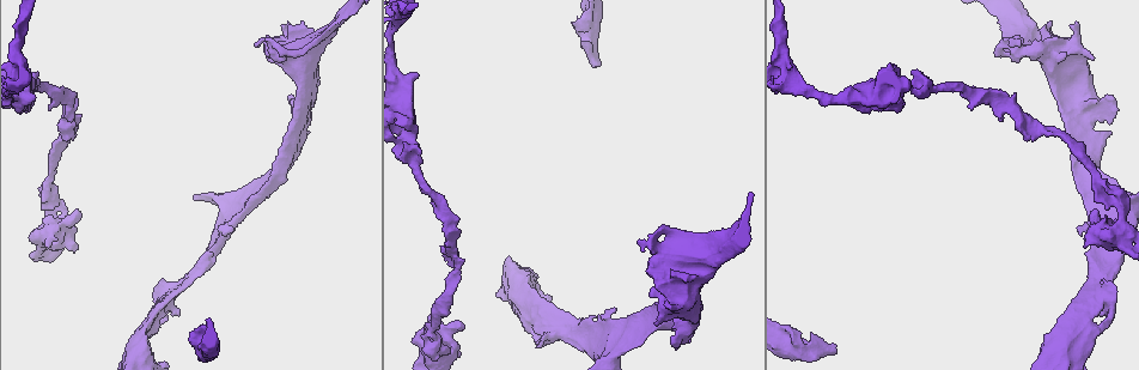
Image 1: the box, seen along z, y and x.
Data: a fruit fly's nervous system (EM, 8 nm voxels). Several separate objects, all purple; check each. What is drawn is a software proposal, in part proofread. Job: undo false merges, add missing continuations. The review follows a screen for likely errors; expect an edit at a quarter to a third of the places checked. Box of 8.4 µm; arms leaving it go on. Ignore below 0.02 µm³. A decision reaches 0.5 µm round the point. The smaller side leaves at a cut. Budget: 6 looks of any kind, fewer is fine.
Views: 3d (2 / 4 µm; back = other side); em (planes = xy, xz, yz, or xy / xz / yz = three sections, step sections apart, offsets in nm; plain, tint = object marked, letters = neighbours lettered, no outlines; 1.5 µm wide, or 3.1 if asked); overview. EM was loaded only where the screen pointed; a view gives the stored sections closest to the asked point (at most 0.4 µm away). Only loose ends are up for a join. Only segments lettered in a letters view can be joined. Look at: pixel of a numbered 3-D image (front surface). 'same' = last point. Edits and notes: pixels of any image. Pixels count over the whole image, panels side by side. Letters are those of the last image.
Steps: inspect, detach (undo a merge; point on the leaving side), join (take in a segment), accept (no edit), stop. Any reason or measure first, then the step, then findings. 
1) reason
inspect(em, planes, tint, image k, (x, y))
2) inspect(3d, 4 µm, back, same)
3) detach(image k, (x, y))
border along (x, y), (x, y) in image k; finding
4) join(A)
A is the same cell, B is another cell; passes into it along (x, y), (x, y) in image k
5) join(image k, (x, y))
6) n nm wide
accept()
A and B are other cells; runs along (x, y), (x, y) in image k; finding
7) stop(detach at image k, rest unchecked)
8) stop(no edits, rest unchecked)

closes a loop
inspect(em, xz, step 4, tint, image 1, (581, 348))

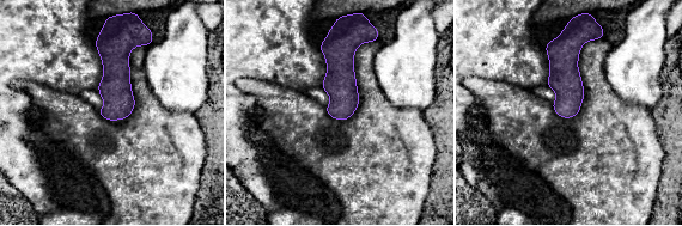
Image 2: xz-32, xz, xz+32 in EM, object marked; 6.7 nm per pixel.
inspect(em, xz, step 4, letters, same)

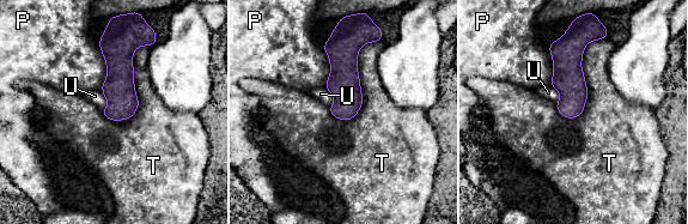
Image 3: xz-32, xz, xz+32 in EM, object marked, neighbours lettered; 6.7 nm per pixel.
190 nm wide; T touches over 600 nm
accept()
P, T and U are other cells; one neuron here

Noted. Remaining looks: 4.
touches itself
inspect(em, planes, letters, image 1, (1091, 234))

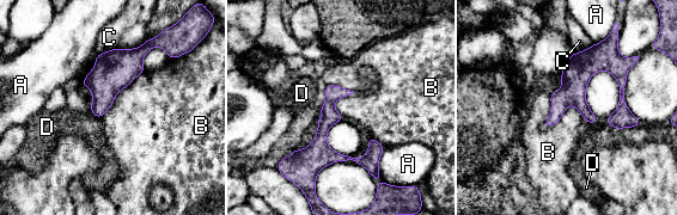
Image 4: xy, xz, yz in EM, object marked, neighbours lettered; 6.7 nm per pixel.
accept()
A, B, C and D are other cells; border along (590, 123), (568, 105), (544, 128) in image 4; one neuron here

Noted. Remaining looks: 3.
inspect(3d, 2 µm, image 1, (835, 349))

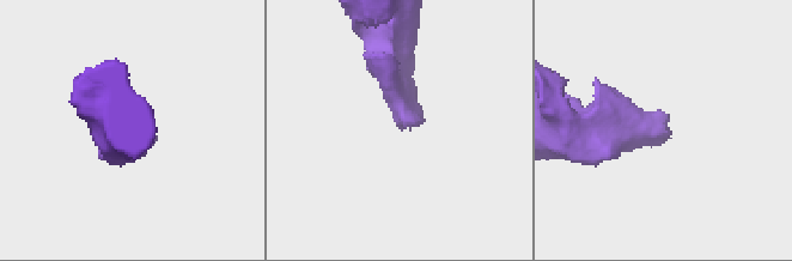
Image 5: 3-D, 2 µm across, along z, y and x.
shape alone is not enough
inspect(em, xz, step 4, tint, image 5, (664, 128))

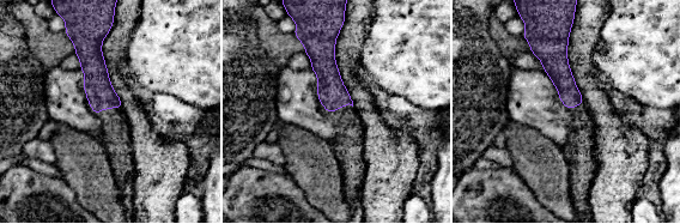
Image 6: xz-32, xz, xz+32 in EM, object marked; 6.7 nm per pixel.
cut it another way
inspect(em, planes, letters, same)

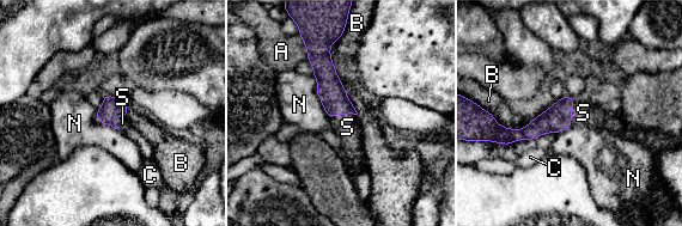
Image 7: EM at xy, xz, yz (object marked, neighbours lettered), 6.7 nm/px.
join(S)
S is the same cell, A, B, C and N are other cells; passes into it along (330, 91), (342, 114), (347, 127) in image 7; it goes on there

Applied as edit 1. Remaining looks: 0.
stop(join at image 7, rest unchecked)

